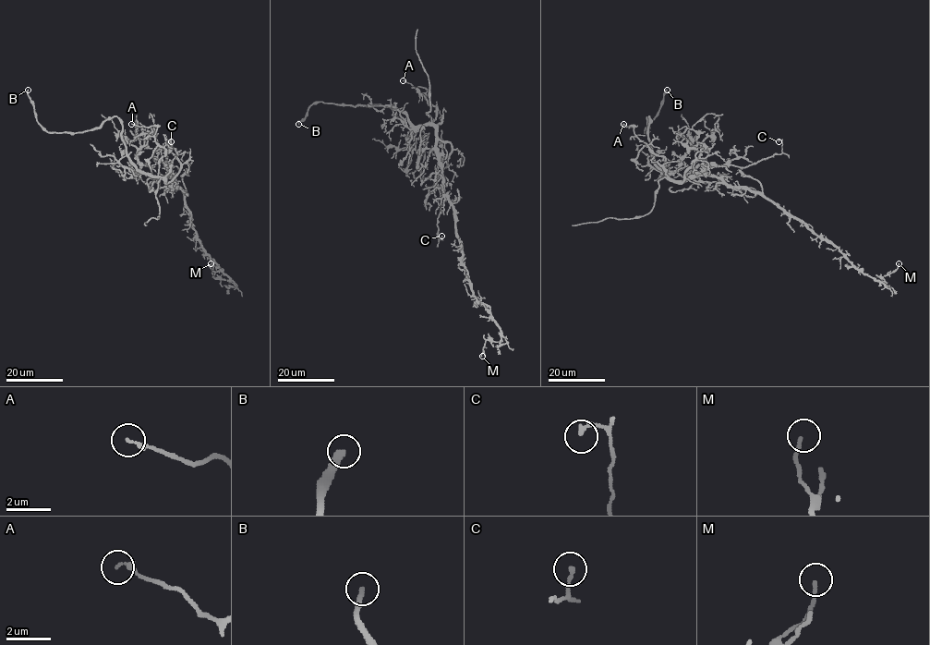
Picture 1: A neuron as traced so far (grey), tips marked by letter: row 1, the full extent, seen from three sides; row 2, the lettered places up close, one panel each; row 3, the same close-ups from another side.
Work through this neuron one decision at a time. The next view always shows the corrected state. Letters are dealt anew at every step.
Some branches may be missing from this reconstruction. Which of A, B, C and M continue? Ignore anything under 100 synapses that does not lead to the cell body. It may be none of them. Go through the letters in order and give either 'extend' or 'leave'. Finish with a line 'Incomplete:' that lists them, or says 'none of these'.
A: leave
B: extend
C: leave
M: leave
Incomplete: B

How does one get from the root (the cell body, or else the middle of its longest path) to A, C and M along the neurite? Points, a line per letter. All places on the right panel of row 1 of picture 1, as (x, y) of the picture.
A: (708, 176), (671, 180), (664, 172), (665, 159), (641, 140), (632, 126), (623, 124)
C: (708, 176), (706, 170), (710, 166), (731, 164), (745, 167), (779, 154), (782, 142), (779, 141)
M: (708, 176), (760, 191), (829, 239), (872, 278), (884, 281), (899, 263)

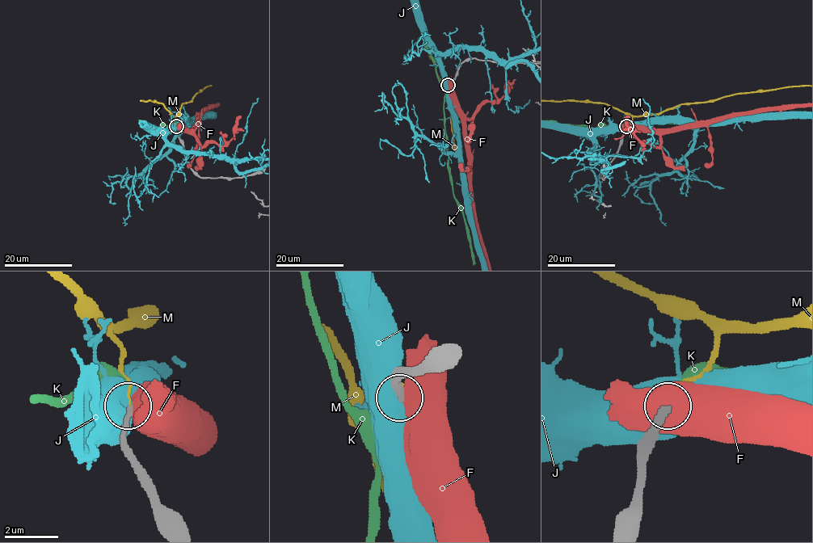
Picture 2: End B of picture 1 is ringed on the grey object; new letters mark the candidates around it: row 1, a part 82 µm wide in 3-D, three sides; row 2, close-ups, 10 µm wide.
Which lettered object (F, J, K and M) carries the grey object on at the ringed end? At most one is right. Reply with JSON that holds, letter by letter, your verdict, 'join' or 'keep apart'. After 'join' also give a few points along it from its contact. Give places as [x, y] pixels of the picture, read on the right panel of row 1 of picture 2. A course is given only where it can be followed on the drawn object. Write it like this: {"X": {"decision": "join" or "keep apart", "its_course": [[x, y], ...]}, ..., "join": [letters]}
{"F": {"decision": "keep apart"}, "J": {"decision": "keep apart"}, "K": {"decision": "join"}, "M": {"decision": "keep apart"}, "join": ["K"]}

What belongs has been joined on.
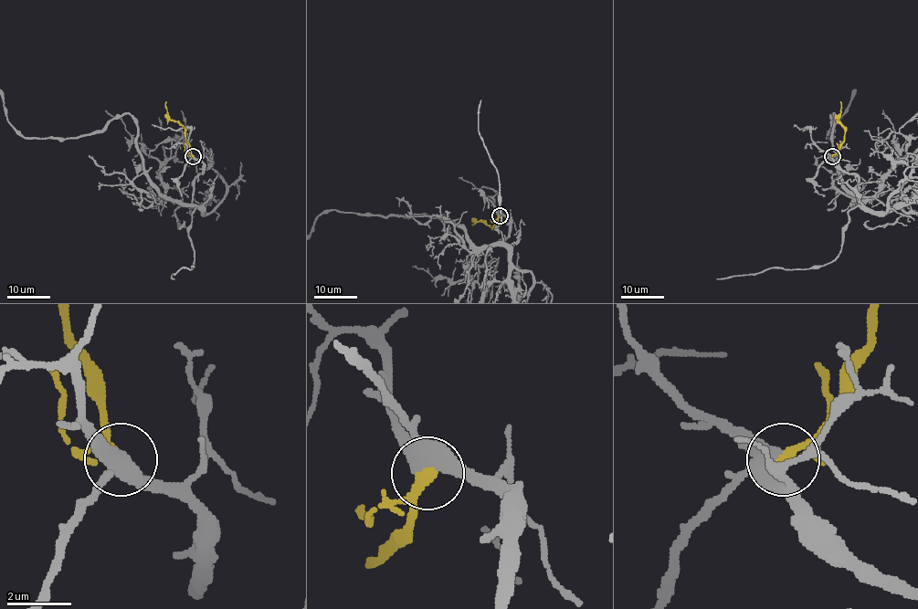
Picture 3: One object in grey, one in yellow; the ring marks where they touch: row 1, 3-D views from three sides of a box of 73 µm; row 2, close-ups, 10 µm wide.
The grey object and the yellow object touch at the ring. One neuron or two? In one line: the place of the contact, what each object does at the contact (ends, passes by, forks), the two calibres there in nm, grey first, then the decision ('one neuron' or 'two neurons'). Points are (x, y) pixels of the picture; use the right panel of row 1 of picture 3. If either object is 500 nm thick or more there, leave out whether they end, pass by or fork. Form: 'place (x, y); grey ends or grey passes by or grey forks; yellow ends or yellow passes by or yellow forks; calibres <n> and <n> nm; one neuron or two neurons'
place (832, 156); grey forks; yellow passes by; calibres 400 and 240 nm; one neuron

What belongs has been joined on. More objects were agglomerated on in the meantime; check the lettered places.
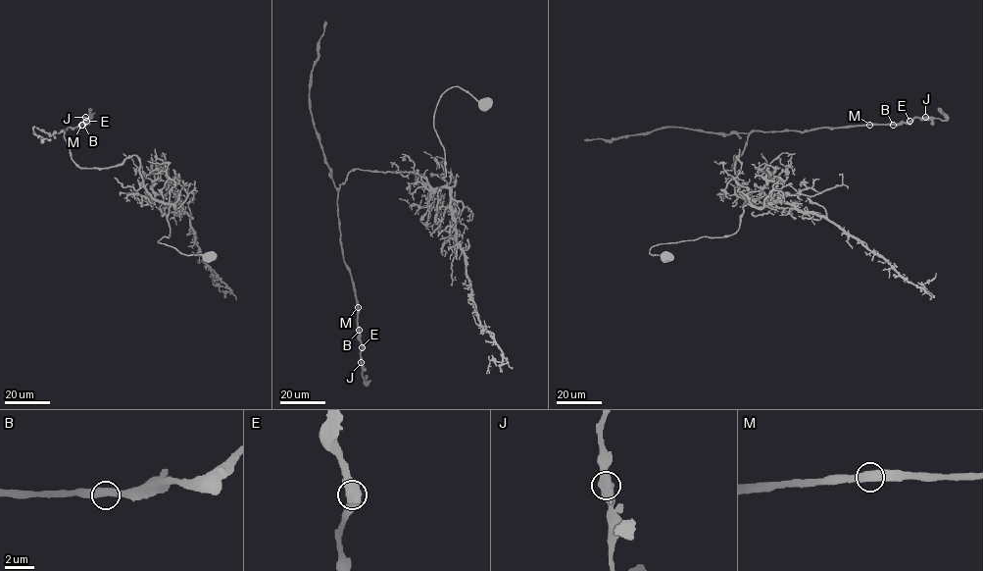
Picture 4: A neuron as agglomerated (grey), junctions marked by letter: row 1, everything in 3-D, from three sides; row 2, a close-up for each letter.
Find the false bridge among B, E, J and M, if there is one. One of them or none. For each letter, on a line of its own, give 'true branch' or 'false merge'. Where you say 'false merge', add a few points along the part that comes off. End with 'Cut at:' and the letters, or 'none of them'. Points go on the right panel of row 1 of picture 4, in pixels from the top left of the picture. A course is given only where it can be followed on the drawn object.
B: true branch
E: true branch
J: true branch
M: true branch
Cut at: none of them

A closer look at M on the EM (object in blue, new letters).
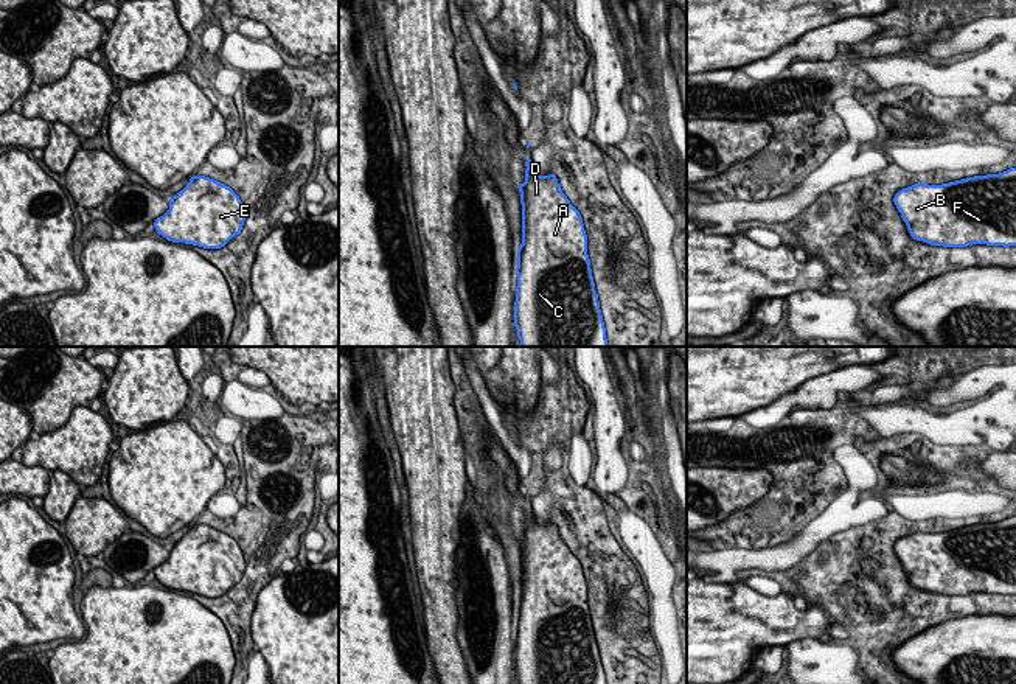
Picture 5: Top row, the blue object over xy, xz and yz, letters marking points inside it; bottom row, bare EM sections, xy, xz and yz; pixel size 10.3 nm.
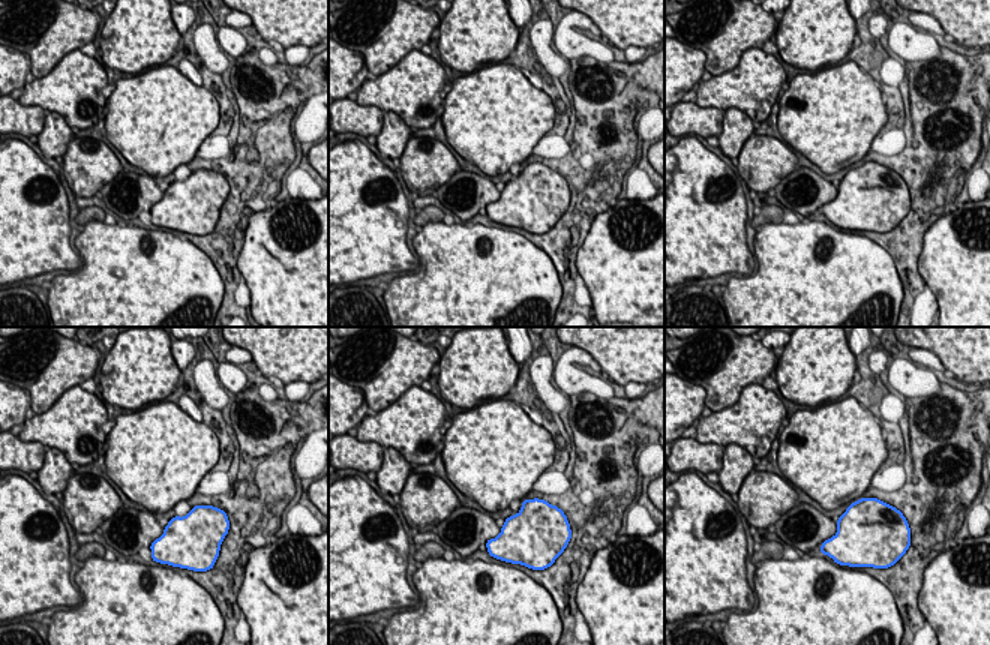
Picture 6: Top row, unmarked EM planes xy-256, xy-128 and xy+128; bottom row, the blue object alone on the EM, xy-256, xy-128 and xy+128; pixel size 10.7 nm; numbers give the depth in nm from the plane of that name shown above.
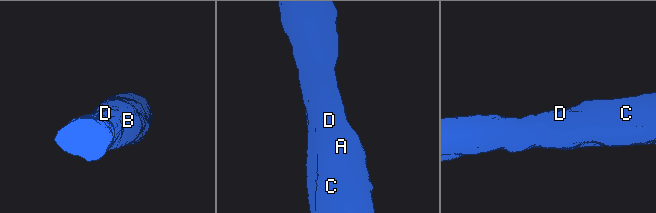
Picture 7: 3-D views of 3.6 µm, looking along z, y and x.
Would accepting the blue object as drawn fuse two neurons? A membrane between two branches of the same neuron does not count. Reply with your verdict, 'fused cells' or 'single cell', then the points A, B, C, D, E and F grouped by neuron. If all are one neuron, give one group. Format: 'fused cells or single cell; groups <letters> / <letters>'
single cell; groups A B C D E F

